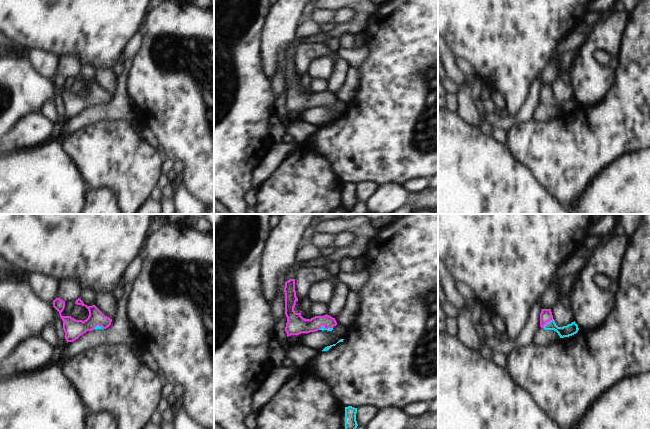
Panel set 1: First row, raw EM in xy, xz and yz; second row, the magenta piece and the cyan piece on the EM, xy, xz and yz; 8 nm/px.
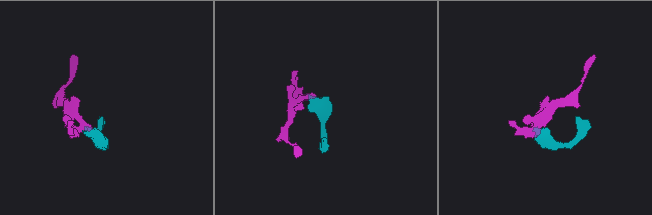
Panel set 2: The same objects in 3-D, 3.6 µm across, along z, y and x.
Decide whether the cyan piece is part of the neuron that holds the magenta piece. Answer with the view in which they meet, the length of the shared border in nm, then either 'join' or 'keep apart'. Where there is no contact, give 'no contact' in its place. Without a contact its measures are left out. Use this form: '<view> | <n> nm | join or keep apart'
yz | 120 nm | join

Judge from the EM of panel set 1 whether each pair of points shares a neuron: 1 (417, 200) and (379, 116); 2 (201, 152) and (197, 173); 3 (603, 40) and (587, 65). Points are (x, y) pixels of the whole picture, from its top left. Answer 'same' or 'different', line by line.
1: different
2: same
3: same

